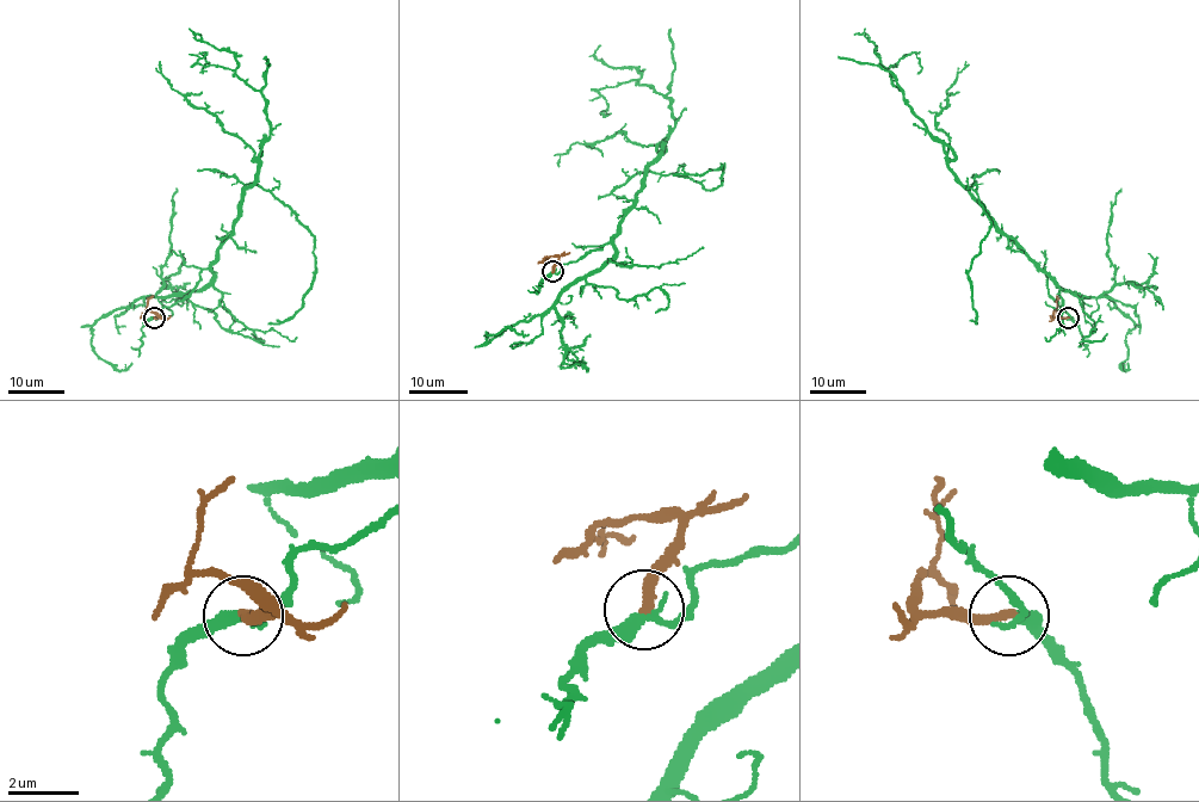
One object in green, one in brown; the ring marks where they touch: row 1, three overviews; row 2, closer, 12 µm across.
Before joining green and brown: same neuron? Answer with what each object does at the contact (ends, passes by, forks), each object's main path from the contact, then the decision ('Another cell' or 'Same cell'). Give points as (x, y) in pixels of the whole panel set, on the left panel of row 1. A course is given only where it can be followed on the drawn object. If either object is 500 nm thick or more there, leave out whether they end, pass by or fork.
At the ring green passes by. At the ring brown ends. Course of green: (154, 318), (184, 301), (215, 260), (269, 139), (259, 91), (232, 69), (202, 66), (204, 53), (199, 73). Course of brown: (154, 318), (160, 318), (146, 309), (153, 296). Another cell

